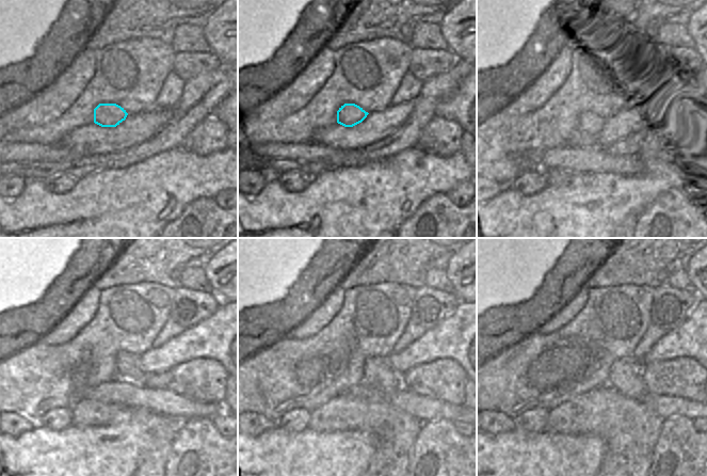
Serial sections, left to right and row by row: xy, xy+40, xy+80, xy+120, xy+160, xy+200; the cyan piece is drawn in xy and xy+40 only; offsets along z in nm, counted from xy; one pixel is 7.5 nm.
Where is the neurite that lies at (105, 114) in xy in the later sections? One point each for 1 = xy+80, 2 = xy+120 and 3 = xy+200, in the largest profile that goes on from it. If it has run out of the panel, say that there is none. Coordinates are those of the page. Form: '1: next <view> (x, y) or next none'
1: next xy+80 (590, 122)
2: next xy+120 (127, 365)
3: next xy+200 (625, 376)

